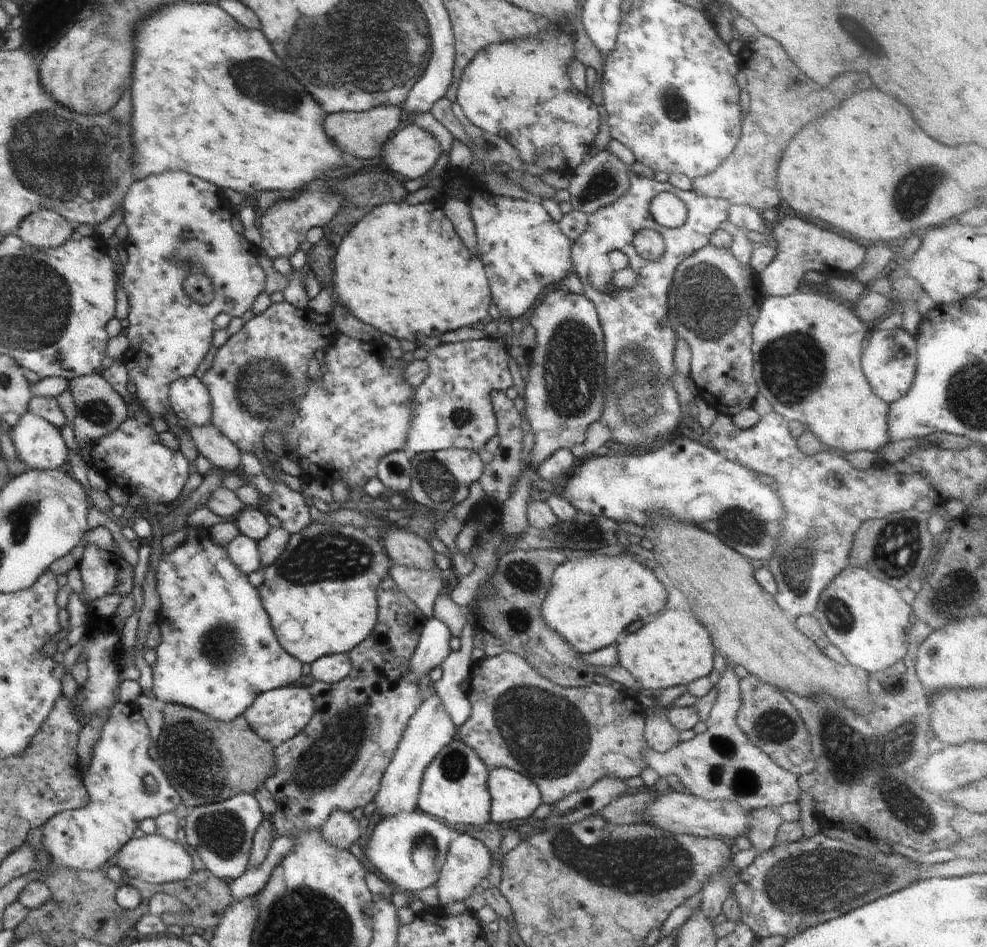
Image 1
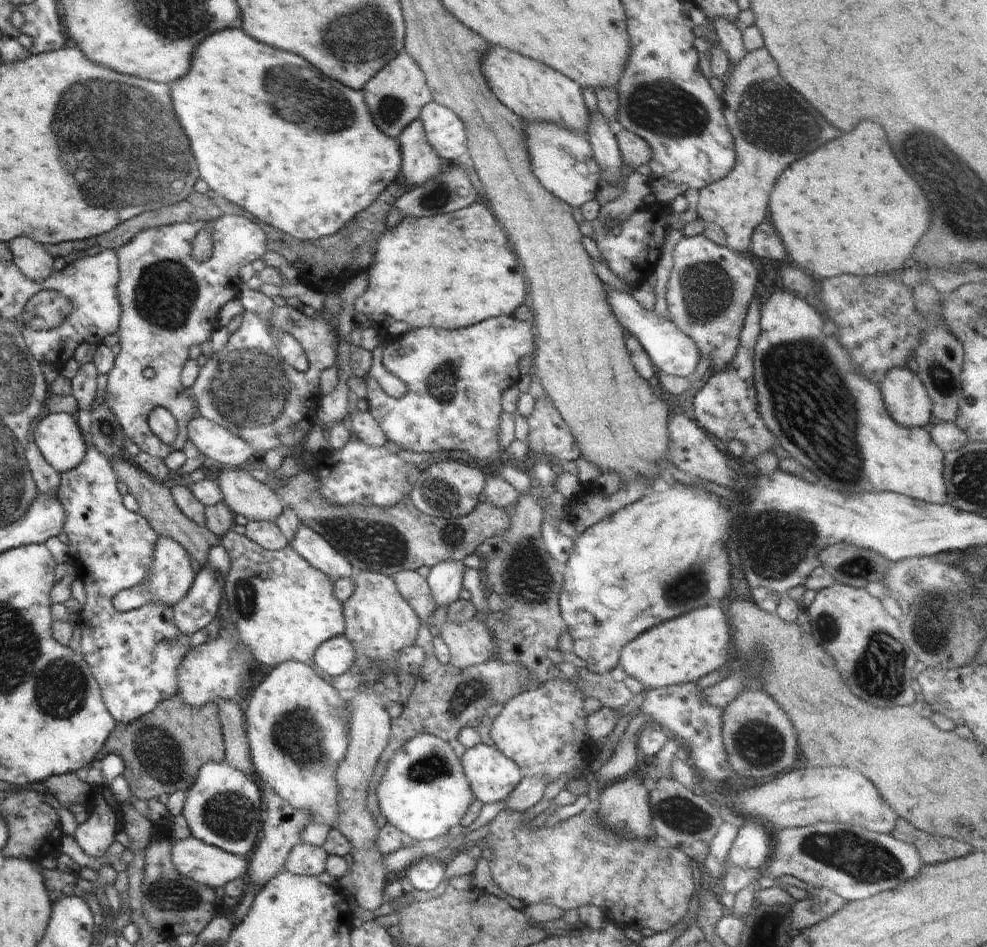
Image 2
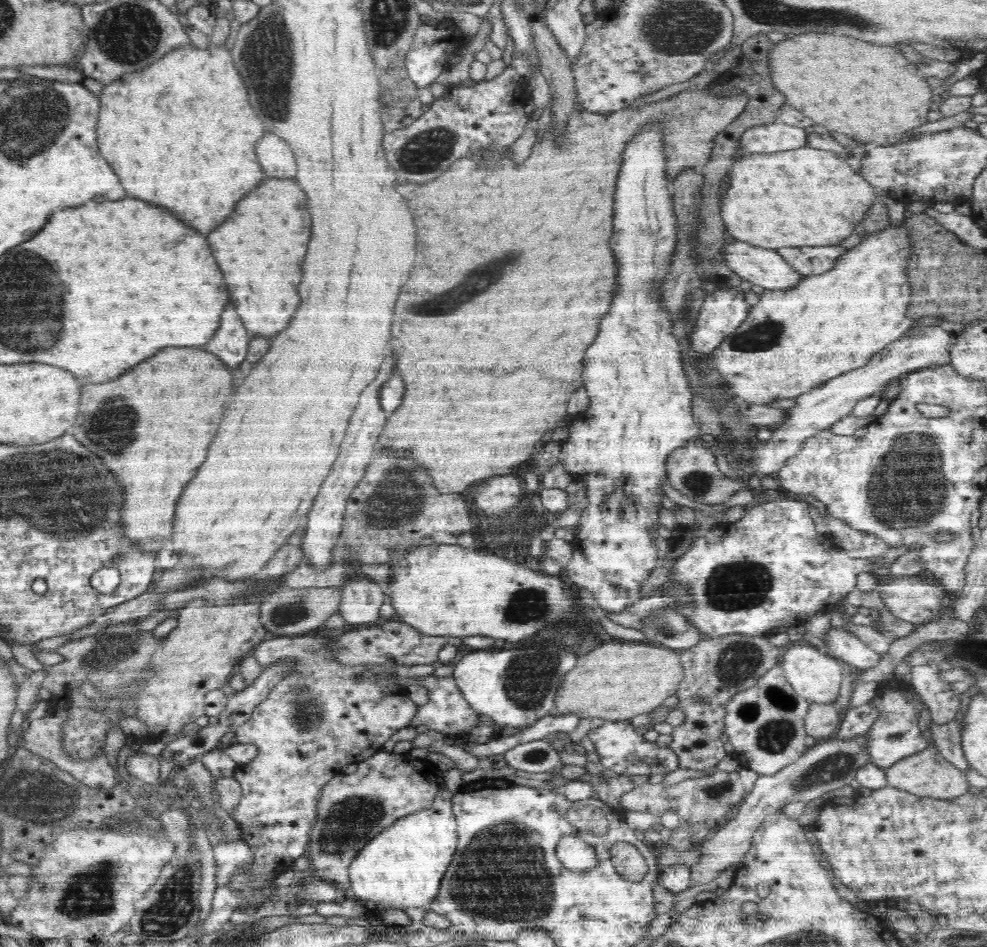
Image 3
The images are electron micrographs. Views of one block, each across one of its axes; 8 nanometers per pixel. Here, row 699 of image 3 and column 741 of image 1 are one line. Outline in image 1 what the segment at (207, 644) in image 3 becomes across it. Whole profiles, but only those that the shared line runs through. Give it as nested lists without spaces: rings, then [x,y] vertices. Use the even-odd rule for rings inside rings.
[[[760,36],[756,42],[746,42],[737,58],[739,70],[746,76],[746,89],[750,96],[750,106],[742,122],[740,142],[726,158],[726,162],[722,162],[714,172],[694,179],[691,190],[698,196],[723,198],[731,205],[746,204],[761,213],[768,208],[778,208],[780,204],[776,168],[788,142],[806,124],[836,108],[844,98],[860,90],[870,90],[874,84],[870,84],[866,76],[850,72],[846,76],[838,76],[838,80],[826,88],[816,86],[792,64],[784,48],[768,36]],[[774,106],[780,110],[774,110]]]

